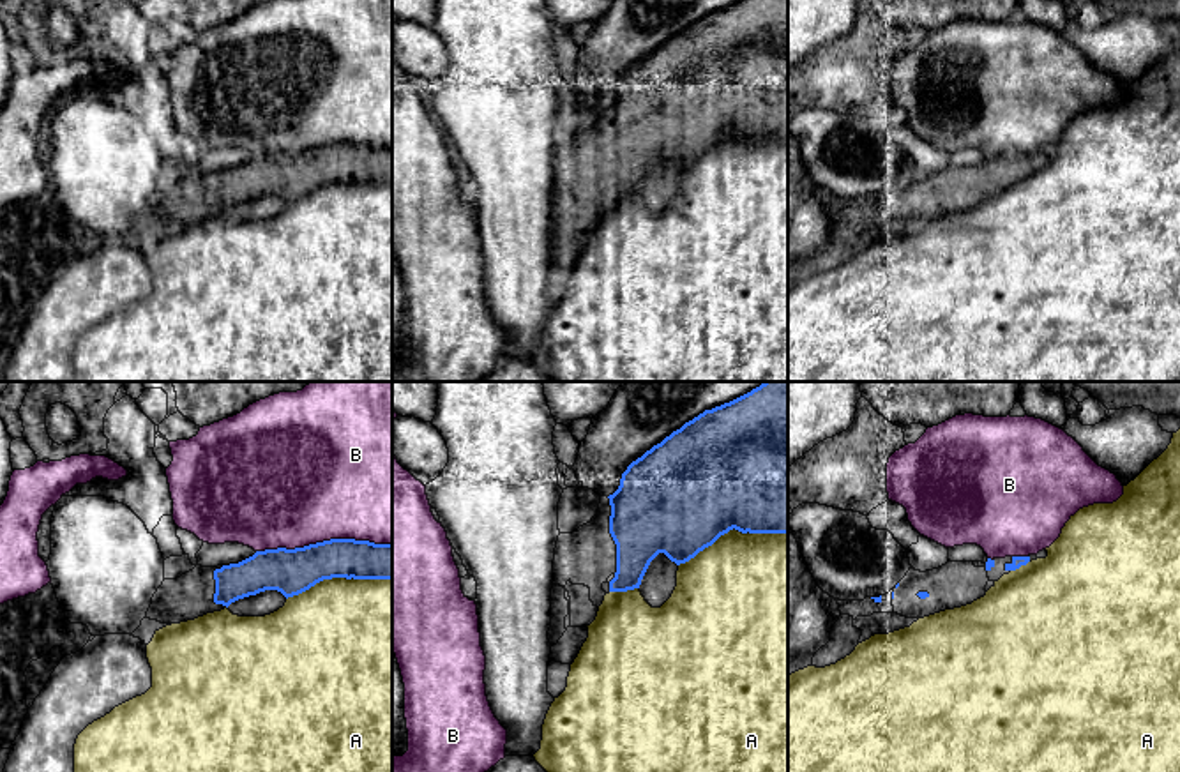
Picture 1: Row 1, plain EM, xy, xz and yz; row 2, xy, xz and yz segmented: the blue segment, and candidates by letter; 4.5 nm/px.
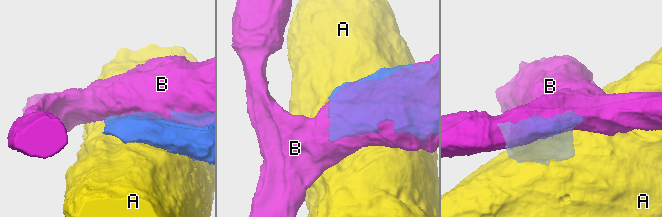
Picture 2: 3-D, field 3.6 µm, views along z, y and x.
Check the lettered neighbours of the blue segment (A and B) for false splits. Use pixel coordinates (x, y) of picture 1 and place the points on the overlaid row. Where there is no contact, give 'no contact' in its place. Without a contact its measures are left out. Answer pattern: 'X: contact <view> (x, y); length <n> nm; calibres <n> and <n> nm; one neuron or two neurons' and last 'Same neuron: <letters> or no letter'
A: contact xz (732, 529); length 500 nm; calibres 500 and 440 nm; two neurons
B: contact xy (324, 541); length 600 nm; calibres 200 and 500 nm; two neurons
Same neuron: no letter

